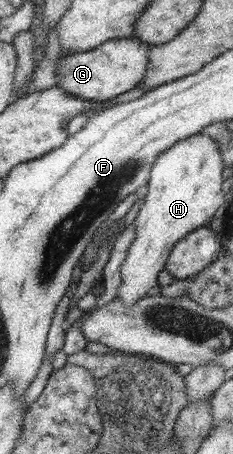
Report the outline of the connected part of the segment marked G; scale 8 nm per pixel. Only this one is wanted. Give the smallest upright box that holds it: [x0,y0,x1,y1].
[54,37,151,102]

